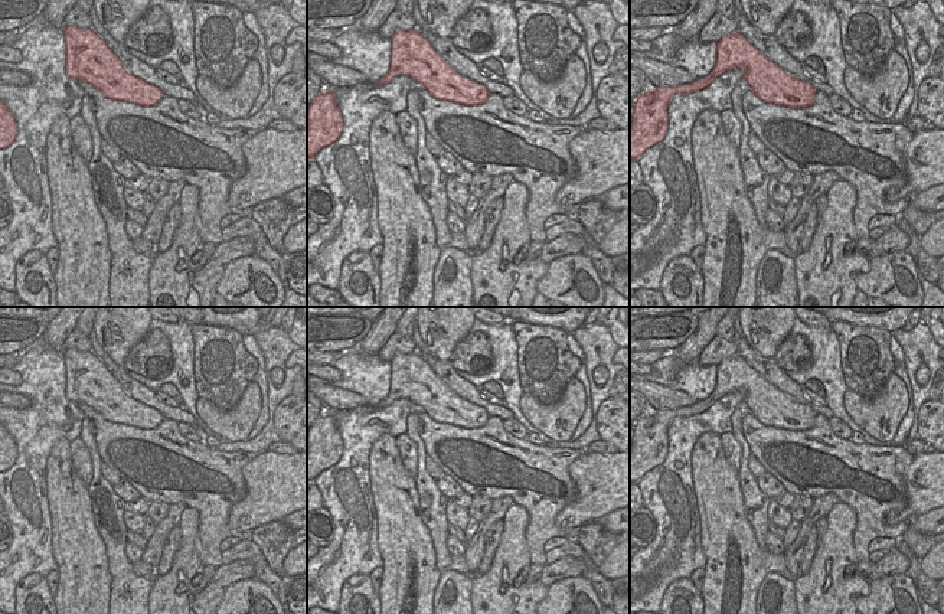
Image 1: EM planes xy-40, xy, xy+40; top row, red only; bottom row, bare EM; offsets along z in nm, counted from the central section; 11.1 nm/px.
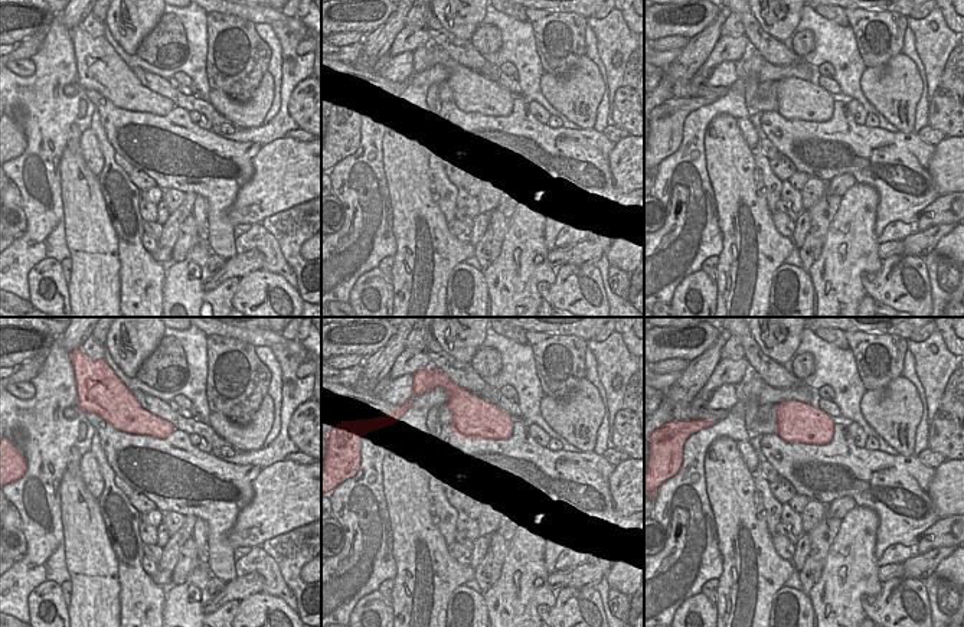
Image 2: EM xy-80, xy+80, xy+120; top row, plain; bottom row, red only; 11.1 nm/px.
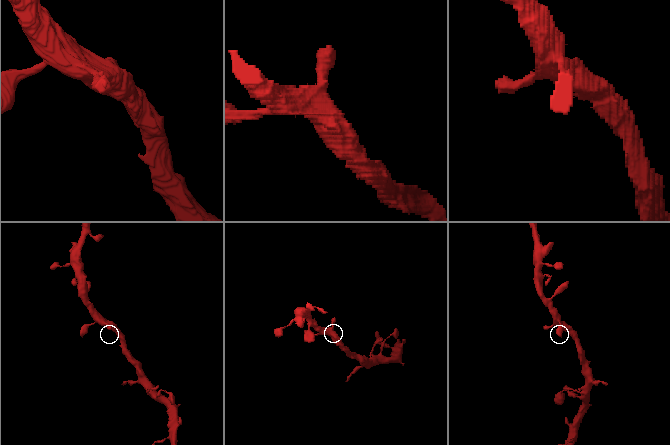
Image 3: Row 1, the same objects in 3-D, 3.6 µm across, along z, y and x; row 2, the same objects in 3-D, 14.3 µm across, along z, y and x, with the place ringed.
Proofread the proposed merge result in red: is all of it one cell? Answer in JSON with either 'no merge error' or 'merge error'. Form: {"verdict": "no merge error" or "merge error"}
{"verdict": "no merge error"}

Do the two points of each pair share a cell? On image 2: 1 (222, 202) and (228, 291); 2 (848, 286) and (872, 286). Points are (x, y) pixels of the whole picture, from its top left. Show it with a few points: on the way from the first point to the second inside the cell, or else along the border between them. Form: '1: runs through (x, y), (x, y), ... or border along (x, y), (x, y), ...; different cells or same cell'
1: border along (206, 219), (211, 250), (213, 252); different cells
2: border along (882, 261), (878, 271), (860, 276), (865, 294); different cells

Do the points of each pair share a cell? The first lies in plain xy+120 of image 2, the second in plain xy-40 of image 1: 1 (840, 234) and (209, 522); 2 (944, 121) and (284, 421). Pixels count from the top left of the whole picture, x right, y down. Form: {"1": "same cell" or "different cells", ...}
{"1": "different cells", "2": "same cell"}

